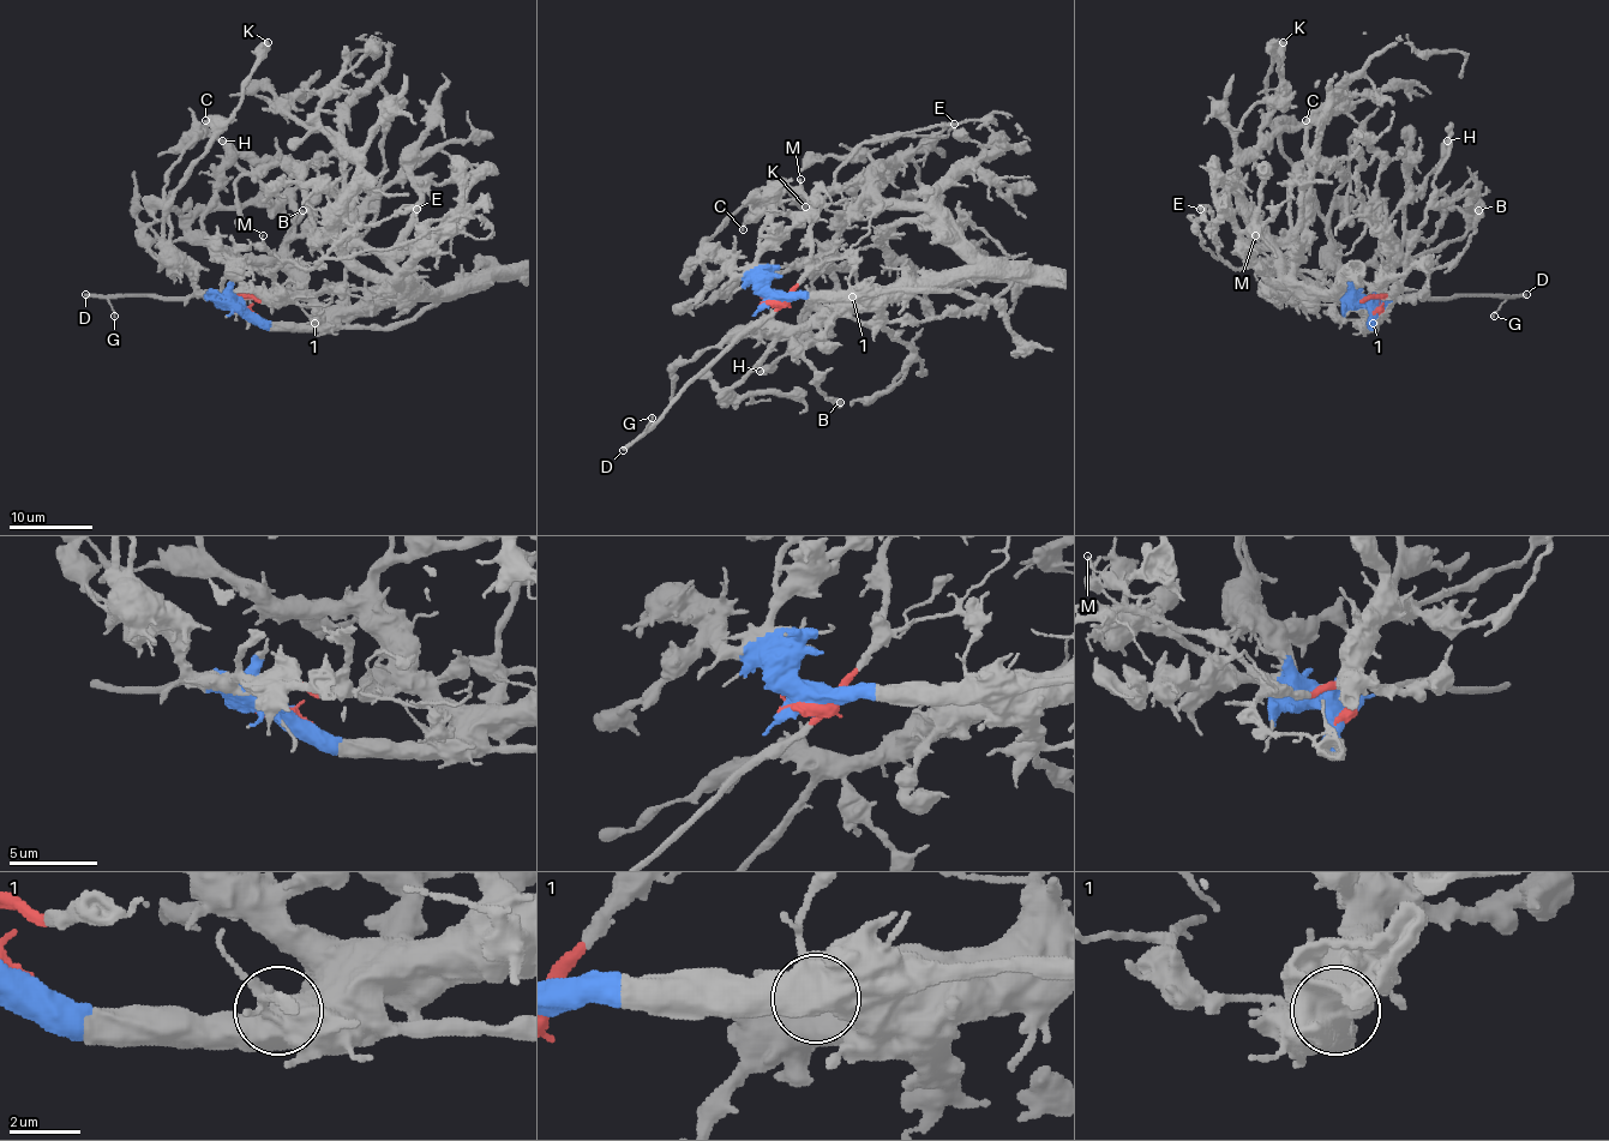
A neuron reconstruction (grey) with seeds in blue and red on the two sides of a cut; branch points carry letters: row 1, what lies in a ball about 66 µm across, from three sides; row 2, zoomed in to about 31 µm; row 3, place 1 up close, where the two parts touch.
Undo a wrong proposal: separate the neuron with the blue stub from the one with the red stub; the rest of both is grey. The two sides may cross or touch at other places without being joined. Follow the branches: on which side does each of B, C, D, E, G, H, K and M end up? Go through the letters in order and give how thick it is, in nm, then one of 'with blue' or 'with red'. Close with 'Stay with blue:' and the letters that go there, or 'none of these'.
B: 700 nm thick; with blue
C: 240 nm thick; with blue
D: 340 nm thick; with red
E: 440 nm thick; with red
G: 120 nm thick; with red
H: 600 nm thick; with blue
K: 650 nm thick; with blue
M: 130 nm thick; with red
Stay with blue: B, C, H, K

